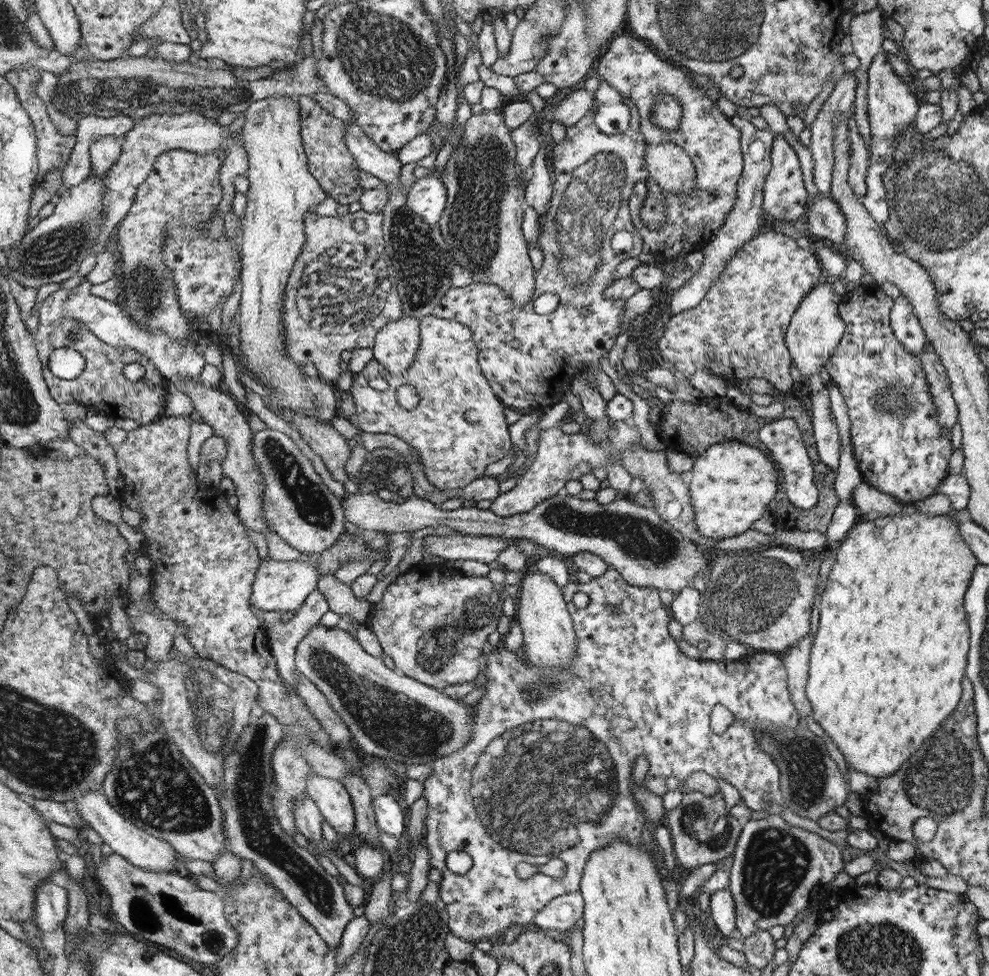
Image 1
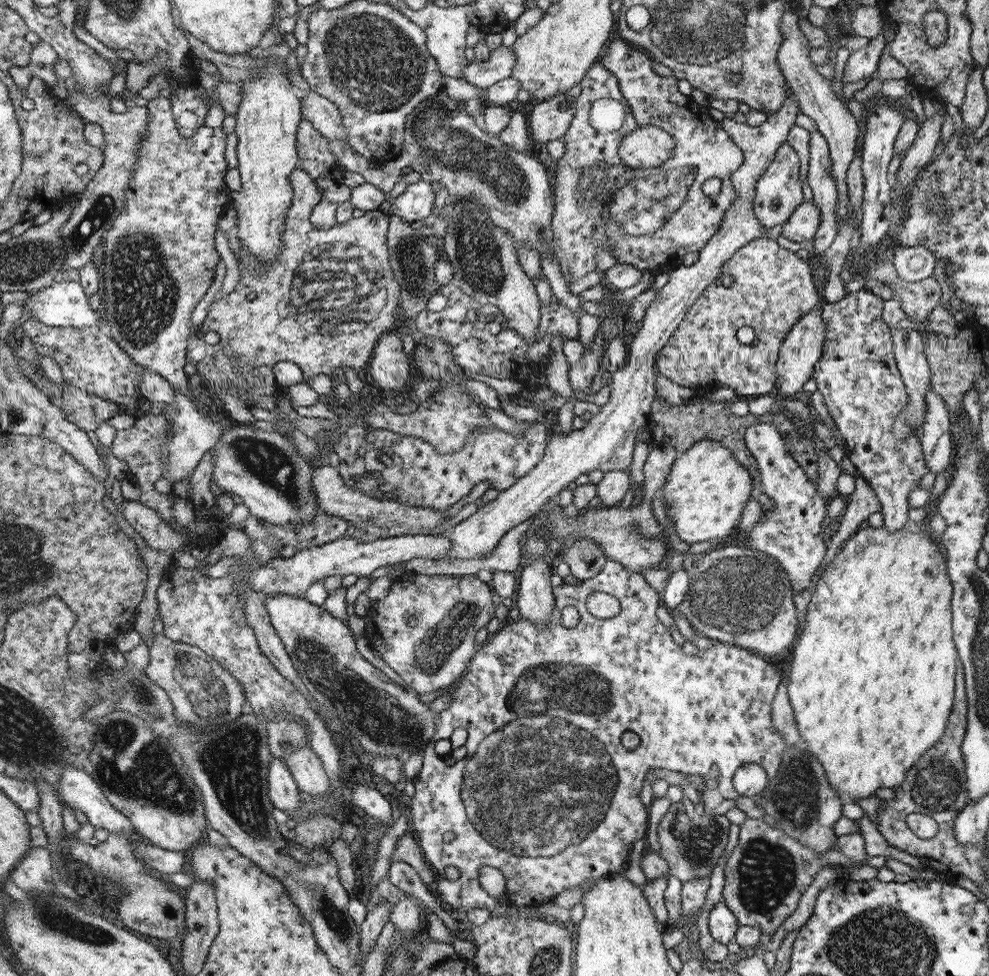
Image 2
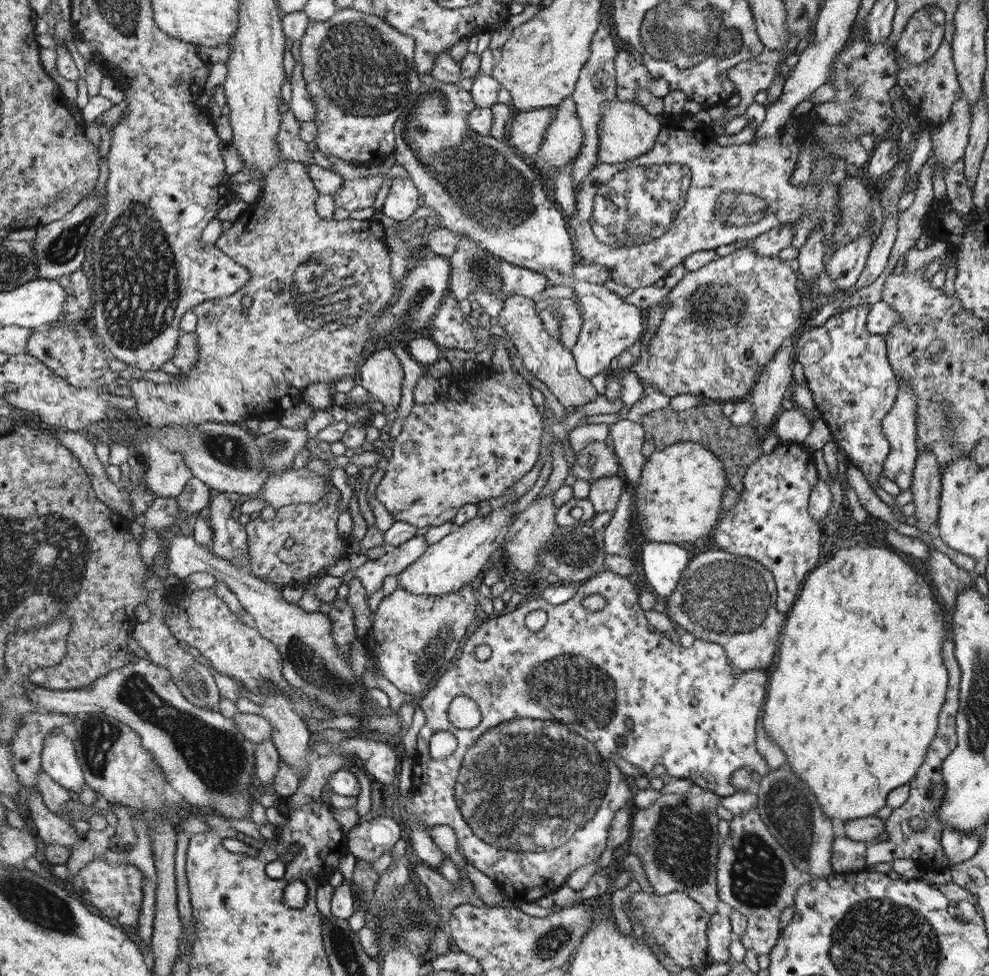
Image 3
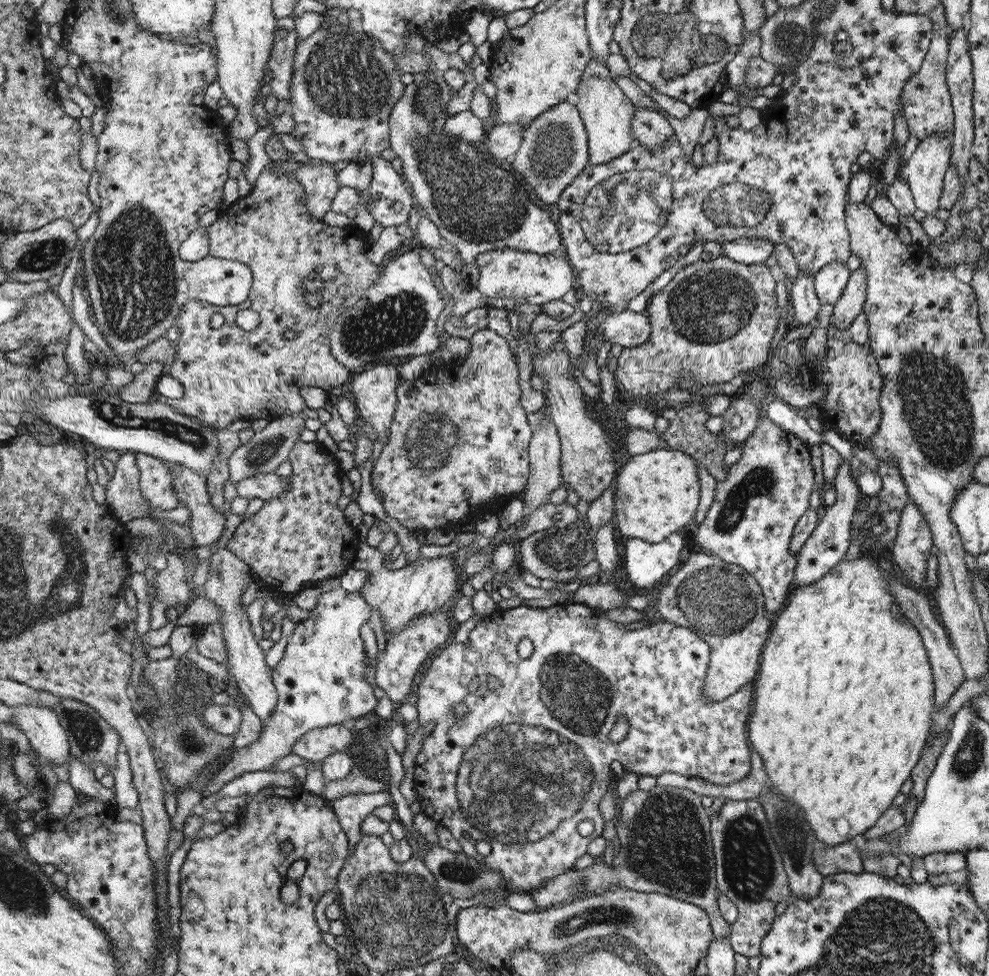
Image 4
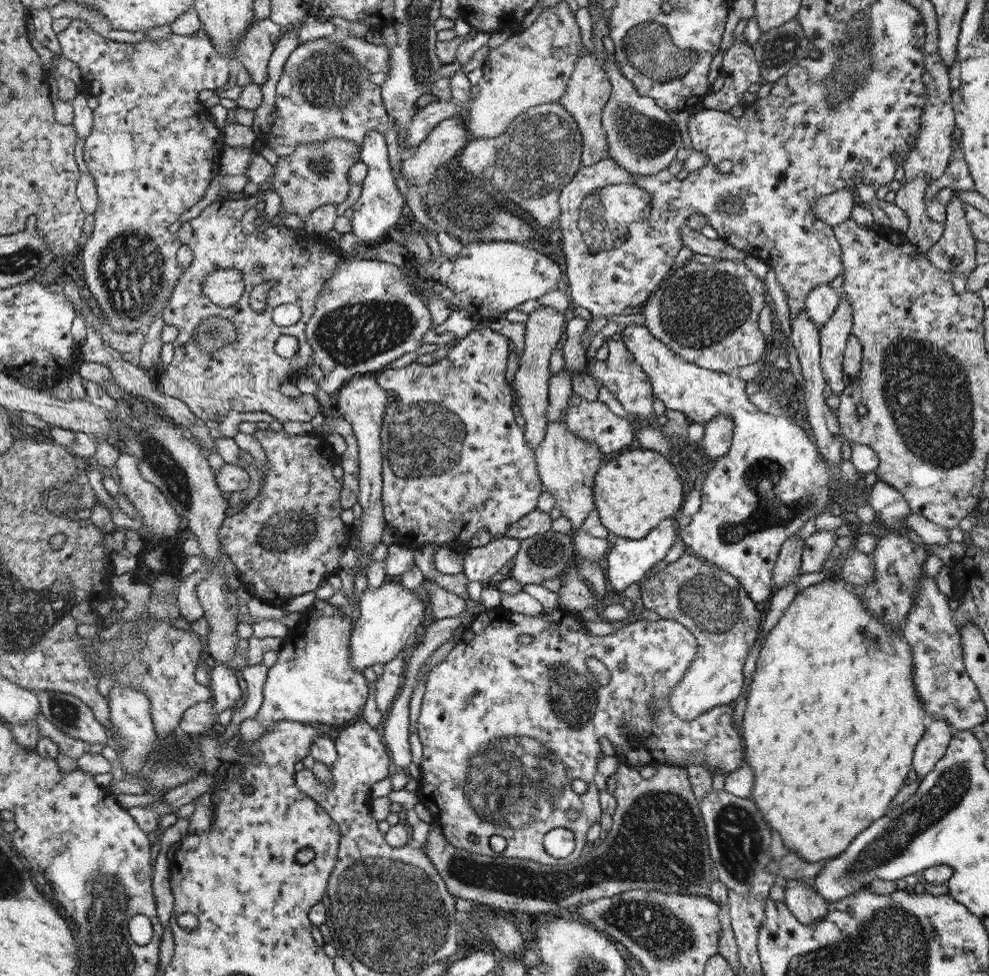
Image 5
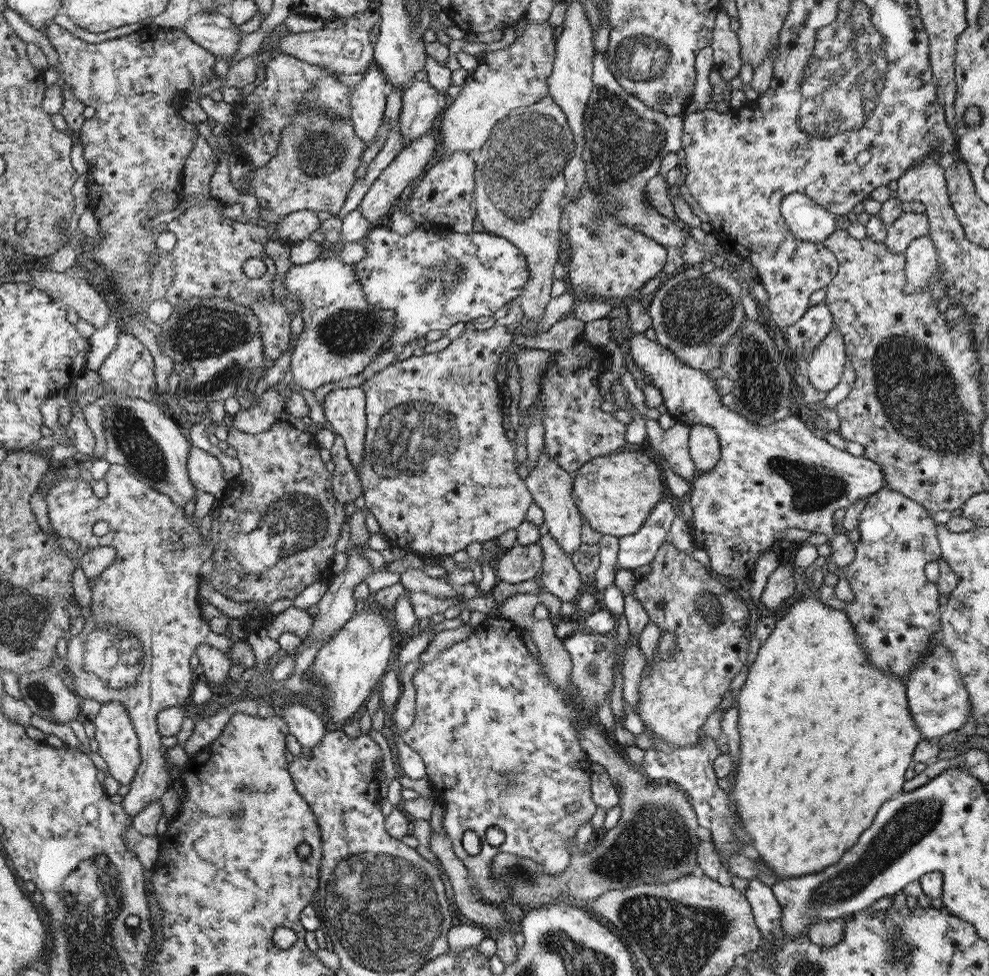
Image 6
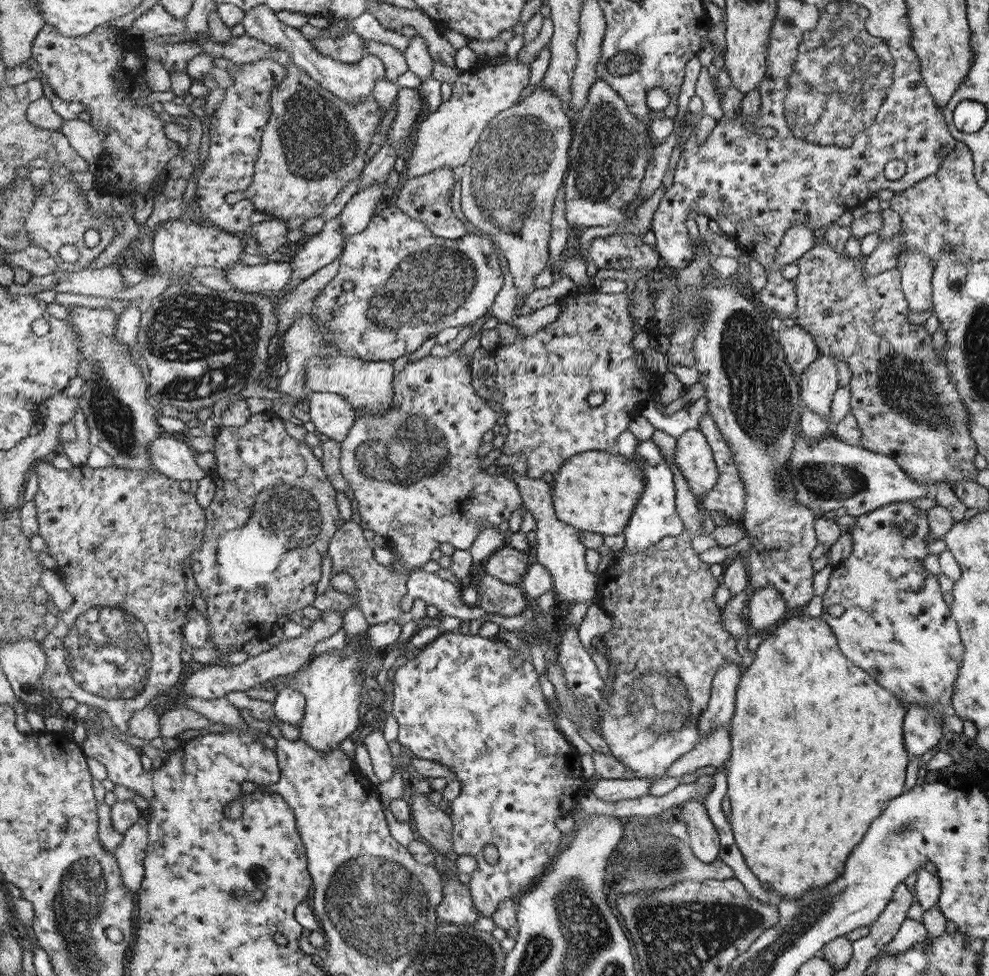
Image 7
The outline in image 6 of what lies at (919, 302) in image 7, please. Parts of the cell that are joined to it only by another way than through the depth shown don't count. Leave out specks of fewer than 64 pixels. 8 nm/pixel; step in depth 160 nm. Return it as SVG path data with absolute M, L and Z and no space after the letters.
M926 235L914 239L903 253L907 262L906 292L915 293L923 289L933 272L940 268L938 251L930 236Z

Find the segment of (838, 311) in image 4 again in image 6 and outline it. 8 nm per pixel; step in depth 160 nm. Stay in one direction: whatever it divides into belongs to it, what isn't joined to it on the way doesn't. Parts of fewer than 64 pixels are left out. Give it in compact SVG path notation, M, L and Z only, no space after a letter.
M838 329L831 331L811 354L805 375L813 388L826 391L836 388L847 364L846 345Z

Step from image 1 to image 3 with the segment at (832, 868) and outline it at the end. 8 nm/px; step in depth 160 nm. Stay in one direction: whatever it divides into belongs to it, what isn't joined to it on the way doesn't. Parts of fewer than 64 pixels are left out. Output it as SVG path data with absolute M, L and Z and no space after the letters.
M756 809L751 810L746 814L741 814L740 816L734 816L732 821L729 822L729 827L730 833L722 843L720 859L718 859L718 896L724 901L724 903L730 905L734 911L737 911L746 918L746 932L739 937L746 949L754 950L758 955L768 954L771 950L773 950L775 944L778 942L778 936L780 936L780 928L778 928L778 924L780 924L780 914L782 914L782 910L786 910L788 906L792 906L792 904L794 904L795 896L799 892L799 889L804 884L810 883L813 878L810 874L808 874L808 872L802 872L802 870L798 870L798 868L794 866L793 860L790 860L789 852L786 852L786 849L782 848L782 846L776 842L777 837L770 832L770 828L765 821L761 819L761 815L756 811Z

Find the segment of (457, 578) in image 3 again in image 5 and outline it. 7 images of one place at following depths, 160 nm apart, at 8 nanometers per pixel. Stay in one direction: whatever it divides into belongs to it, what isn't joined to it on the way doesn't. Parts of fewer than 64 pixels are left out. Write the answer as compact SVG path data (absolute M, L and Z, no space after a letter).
M387 578L378 587L368 588L359 595L360 616L354 621L350 637L351 665L362 671L374 663L386 664L406 646L408 636L422 624L426 616L426 600L420 589L405 587L401 578Z

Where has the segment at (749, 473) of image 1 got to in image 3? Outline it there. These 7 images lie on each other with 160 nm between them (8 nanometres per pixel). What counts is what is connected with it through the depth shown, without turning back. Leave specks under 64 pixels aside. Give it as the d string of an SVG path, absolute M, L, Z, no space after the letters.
M697 440L680 442L656 451L652 456L646 456L639 484L632 486L634 489L632 523L636 523L638 530L647 541L654 543L690 545L702 536L711 535L719 523L718 508L722 514L722 496L724 496L724 488L728 486L724 470L724 462Z

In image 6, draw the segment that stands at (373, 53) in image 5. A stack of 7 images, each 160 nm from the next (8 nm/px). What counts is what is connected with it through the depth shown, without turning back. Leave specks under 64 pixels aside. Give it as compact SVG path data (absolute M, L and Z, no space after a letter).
M376 7L364 12L358 12L348 19L344 19L343 27L337 30L314 30L311 32L302 32L294 35L283 36L273 44L261 44L261 48L254 55L257 56L258 66L263 62L270 60L272 50L278 49L278 52L296 55L303 61L310 64L322 65L334 72L340 74L364 74L373 62L373 46L370 44L368 36L369 30L374 25L379 25L380 14Z

